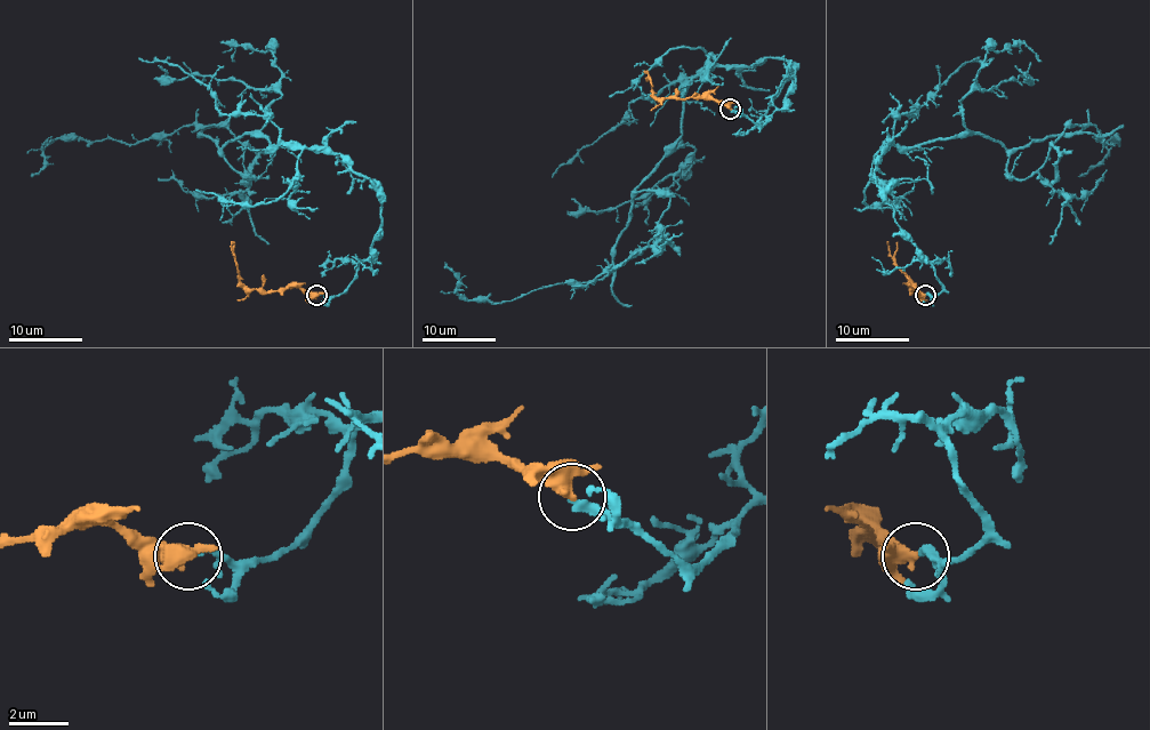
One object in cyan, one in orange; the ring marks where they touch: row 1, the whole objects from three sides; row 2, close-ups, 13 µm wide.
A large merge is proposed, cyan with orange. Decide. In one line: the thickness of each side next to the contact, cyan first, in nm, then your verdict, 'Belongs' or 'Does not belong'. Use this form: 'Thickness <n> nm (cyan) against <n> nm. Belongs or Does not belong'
Thickness 260 nm (cyan) against 360 nm. Belongs

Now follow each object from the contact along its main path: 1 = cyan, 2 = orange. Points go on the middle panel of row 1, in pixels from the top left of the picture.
1: (730, 110), (762, 125), (795, 69), (706, 67), (682, 91), (604, 277), (467, 301), (444, 262)
2: (730, 109), (712, 98), (661, 98), (654, 95), (646, 71)

